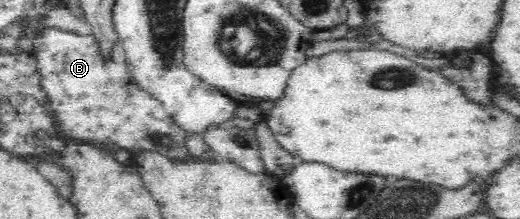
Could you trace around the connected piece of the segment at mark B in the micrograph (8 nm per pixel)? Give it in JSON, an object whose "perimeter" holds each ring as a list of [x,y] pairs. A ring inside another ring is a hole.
{"perimeter":[[[45,29],[37,39],[33,54],[42,77],[43,90],[49,96],[48,107],[62,135],[114,150],[157,152],[171,161],[194,160],[187,149],[186,131],[165,111],[163,104],[149,97],[132,79],[125,62],[104,60],[91,35]]]}

